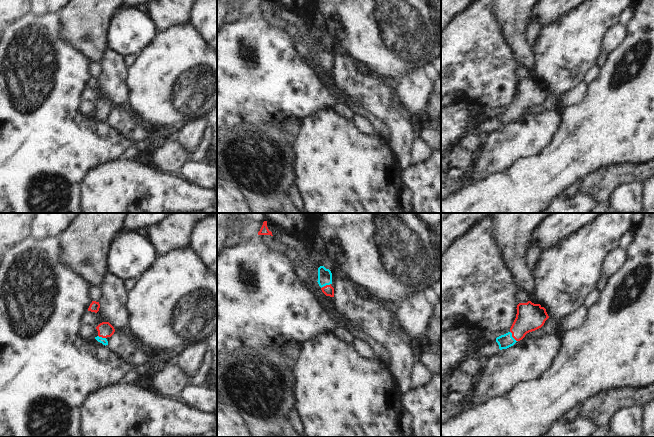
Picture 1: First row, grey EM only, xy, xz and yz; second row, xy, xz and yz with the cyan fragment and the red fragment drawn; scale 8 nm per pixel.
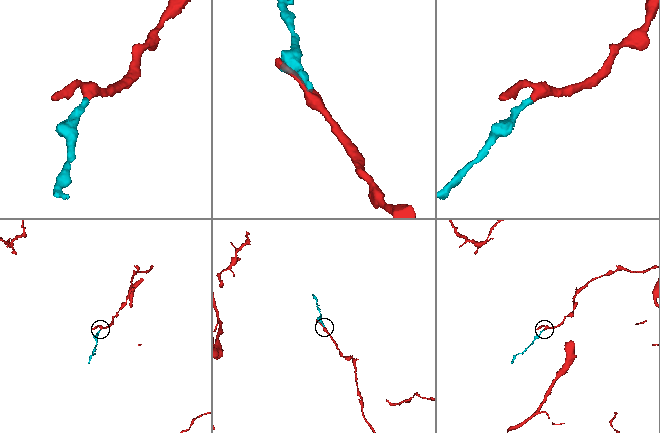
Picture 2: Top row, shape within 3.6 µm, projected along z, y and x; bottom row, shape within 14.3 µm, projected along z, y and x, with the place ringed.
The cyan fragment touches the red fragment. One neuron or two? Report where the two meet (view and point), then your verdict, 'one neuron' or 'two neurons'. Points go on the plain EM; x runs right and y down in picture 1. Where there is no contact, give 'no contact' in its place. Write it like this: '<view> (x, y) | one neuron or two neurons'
xz (325, 61) | one neuron

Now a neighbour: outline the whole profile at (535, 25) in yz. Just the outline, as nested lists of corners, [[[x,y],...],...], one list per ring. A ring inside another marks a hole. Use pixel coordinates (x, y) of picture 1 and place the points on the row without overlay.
[[[538,15],[533,16],[532,20],[528,25],[528,34],[527,34],[527,38],[530,44],[536,39],[542,27],[543,25],[541,23],[539,16]]]

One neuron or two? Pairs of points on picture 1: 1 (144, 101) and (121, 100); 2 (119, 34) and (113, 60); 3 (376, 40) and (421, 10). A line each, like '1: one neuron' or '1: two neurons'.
1: two neurons
2: two neurons
3: one neuron

